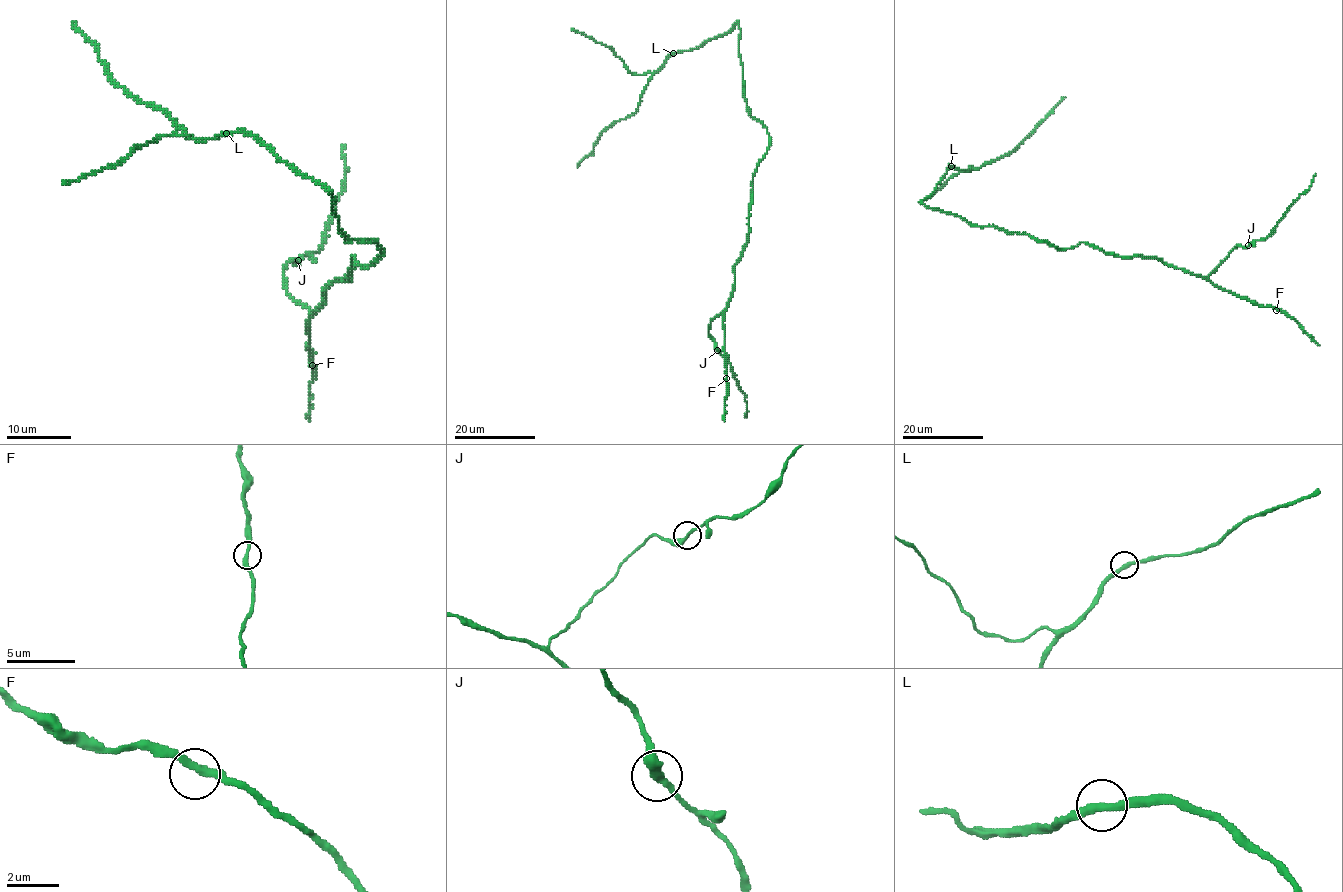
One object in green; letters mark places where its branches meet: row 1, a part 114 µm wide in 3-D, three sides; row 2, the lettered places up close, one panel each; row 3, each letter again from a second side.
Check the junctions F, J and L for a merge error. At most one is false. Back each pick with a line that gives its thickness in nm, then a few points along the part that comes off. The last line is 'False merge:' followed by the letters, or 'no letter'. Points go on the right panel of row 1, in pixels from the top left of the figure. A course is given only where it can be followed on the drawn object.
False merge: no letter

